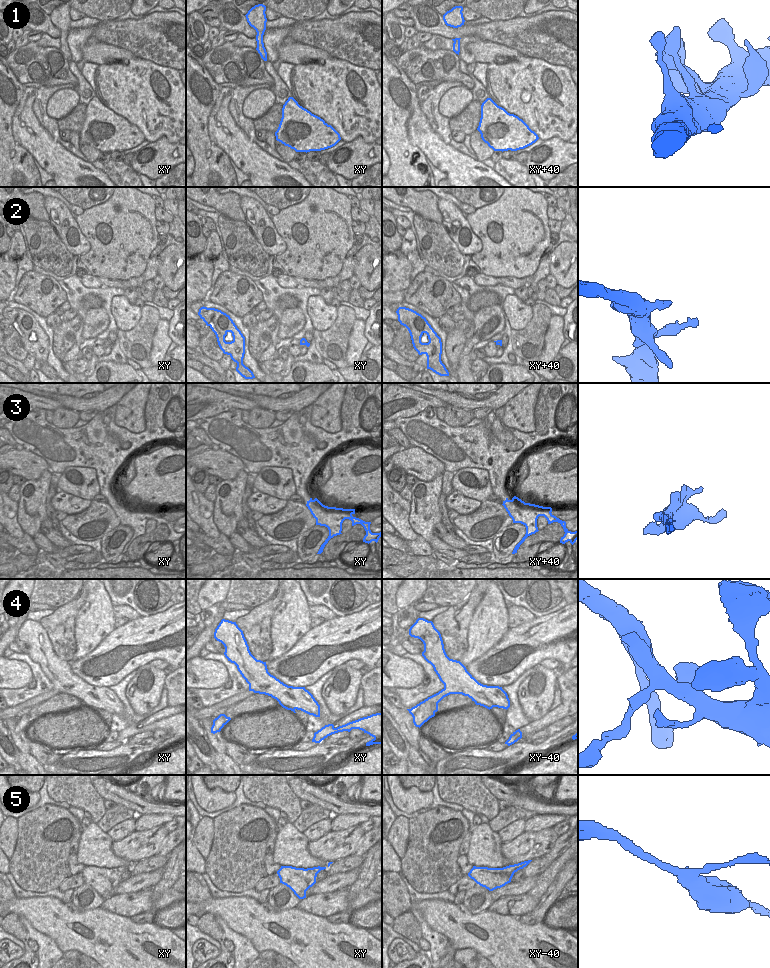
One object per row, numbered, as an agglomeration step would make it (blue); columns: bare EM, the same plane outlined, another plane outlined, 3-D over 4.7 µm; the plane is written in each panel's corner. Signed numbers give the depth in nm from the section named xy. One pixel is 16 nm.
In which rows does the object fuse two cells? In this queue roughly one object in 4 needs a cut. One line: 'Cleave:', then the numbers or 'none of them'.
Cleave: none of them

